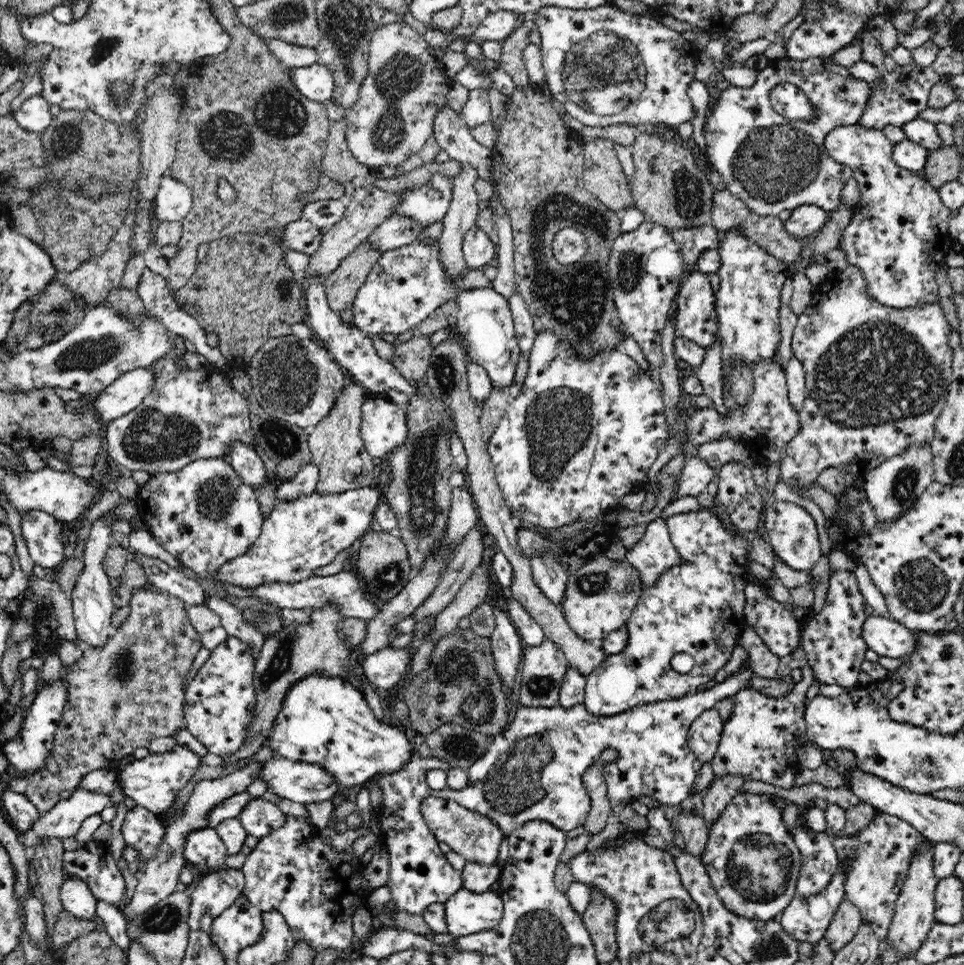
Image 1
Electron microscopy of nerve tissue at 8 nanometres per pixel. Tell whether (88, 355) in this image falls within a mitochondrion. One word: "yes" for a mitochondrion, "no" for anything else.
yes

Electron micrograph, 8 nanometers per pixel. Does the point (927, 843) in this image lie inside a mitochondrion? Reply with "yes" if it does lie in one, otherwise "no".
no

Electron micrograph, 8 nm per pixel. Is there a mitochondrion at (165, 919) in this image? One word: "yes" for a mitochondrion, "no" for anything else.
yes

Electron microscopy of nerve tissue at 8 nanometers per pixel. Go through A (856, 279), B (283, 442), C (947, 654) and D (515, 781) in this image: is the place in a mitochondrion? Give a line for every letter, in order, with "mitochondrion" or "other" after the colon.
A: other
B: mitochondrion
C: mitochondrion
D: mitochondrion

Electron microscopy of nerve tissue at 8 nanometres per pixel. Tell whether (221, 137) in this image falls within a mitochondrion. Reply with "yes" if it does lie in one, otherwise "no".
yes

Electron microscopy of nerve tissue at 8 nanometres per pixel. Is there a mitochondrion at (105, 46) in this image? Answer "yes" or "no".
yes

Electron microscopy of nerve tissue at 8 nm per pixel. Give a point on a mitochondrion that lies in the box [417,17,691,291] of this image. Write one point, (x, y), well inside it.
(603, 74)

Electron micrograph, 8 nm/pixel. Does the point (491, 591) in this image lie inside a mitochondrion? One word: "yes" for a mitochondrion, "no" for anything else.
no

